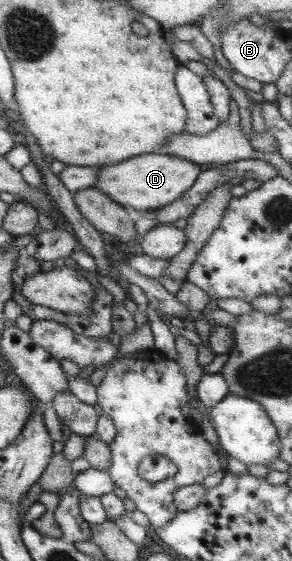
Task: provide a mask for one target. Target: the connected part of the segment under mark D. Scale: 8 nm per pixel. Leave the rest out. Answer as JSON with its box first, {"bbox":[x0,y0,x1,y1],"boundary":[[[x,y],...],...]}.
{"bbox":[93,153,201,212],"boundary":[[[147,153],[126,159],[124,163],[103,166],[96,175],[93,187],[130,212],[152,212],[172,203],[190,189],[201,171],[198,166],[176,156]]]}

